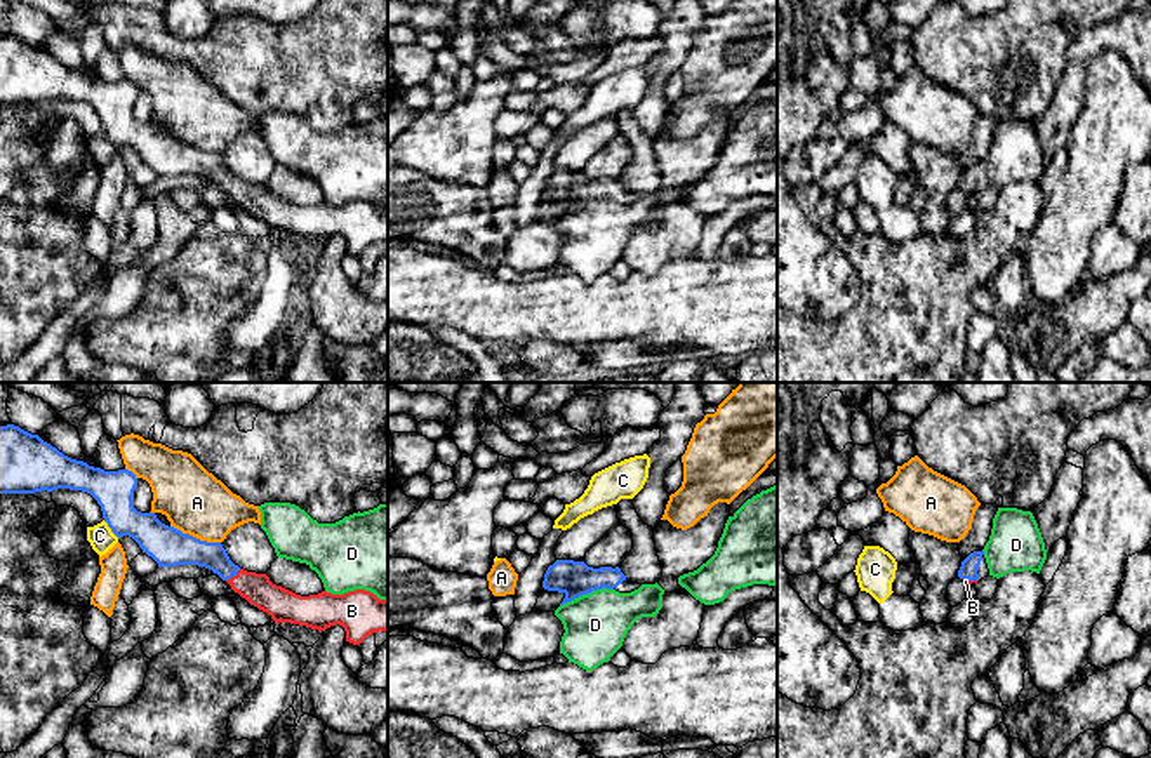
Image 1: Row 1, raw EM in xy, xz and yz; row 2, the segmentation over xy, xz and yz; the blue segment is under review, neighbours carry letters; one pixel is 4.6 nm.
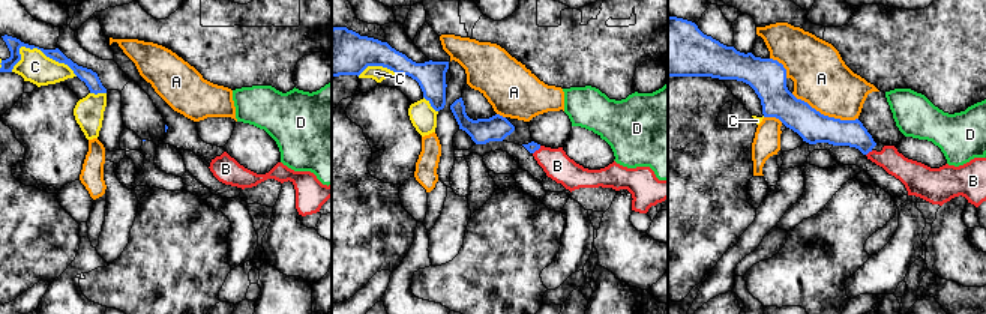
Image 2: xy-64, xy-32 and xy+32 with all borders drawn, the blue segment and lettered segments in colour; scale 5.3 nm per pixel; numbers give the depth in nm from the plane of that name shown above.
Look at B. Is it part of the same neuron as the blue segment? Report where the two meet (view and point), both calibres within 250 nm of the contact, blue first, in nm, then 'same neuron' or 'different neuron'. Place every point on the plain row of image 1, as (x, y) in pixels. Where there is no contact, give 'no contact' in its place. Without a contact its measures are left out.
contact xy (233, 185); calibres 140 and 150 nm; same neuron

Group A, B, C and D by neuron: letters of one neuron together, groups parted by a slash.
A / B / C / D

